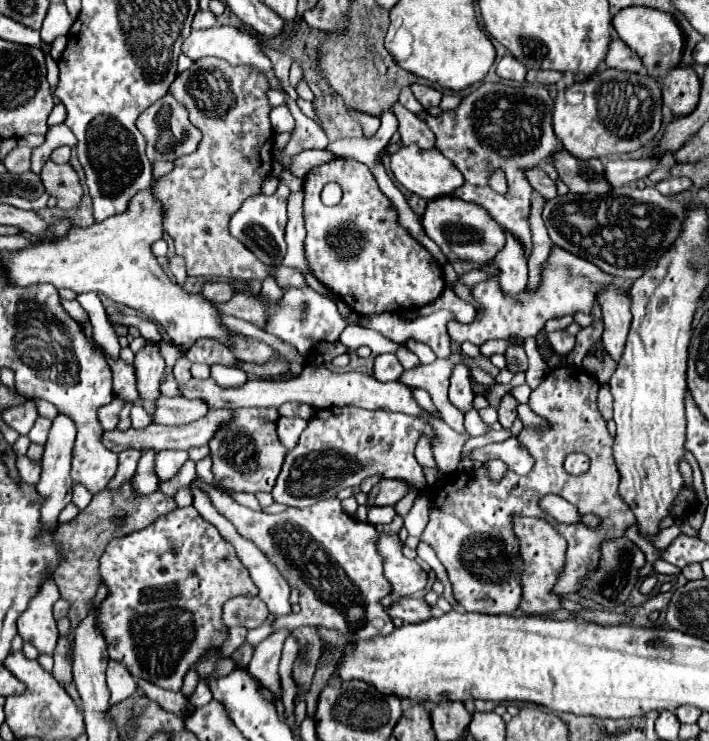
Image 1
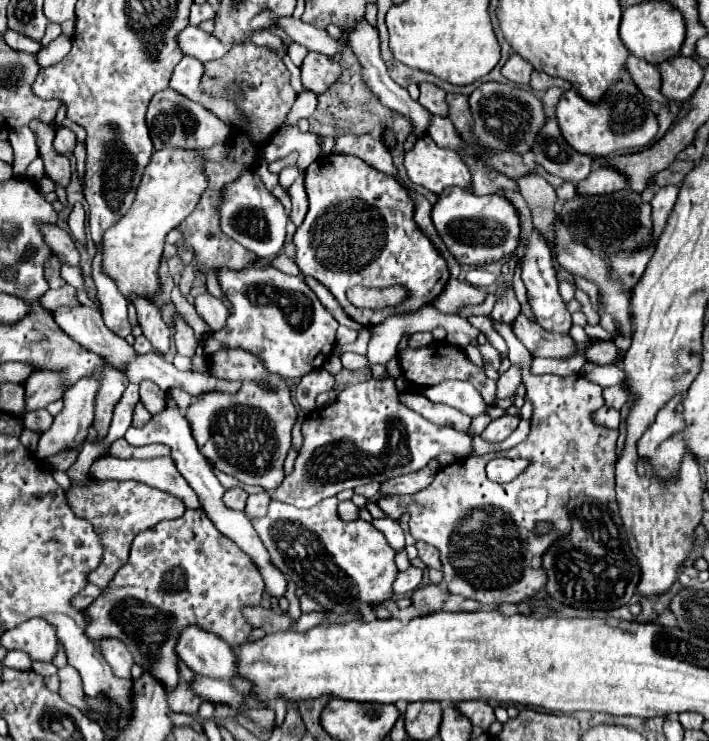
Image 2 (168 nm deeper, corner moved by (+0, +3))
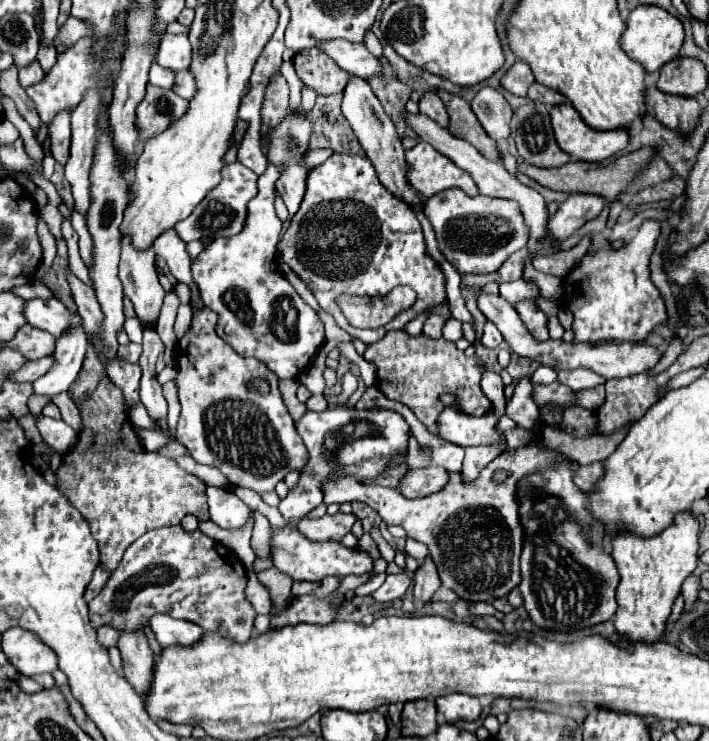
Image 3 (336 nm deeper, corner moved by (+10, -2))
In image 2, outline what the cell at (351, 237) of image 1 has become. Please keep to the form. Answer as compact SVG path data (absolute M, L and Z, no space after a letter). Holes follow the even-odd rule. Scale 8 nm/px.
M326 155L316 159L306 169L306 193L310 199L310 207L304 223L296 229L292 237L296 249L296 265L302 275L310 275L316 281L320 281L324 287L328 287L328 291L336 297L336 301L340 303L340 307L346 311L348 317L352 317L360 325L368 325L368 327L380 325L390 315L412 313L422 305L432 303L442 293L450 277L448 265L444 257L438 253L438 249L432 245L432 241L416 225L414 203L410 195L404 191L404 187L392 175L386 175L370 167L360 157L354 155ZM354 285L376 287L376 289L404 285L410 291L410 297L396 307L386 307L380 311L358 309L346 299L346 289Z

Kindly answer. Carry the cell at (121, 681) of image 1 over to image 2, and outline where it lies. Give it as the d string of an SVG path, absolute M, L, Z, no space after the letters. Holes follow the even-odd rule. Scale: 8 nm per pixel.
M102 639L100 641L100 649L104 651L104 659L108 659L112 671L116 671L116 675L124 675L130 677L130 667L132 667L132 655L126 649L126 645L120 639Z

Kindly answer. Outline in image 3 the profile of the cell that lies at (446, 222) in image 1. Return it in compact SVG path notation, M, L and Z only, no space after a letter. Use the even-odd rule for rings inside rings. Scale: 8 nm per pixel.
M450 188L428 198L424 214L436 232L440 252L460 274L496 272L510 254L524 248L528 242L528 228L522 220L522 212L518 204L510 200L498 200L482 194L472 198L458 188Z

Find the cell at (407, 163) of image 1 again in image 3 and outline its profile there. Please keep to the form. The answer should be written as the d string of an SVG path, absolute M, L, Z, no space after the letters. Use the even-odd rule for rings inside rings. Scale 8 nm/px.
M418 142L406 152L408 172L406 178L410 186L424 198L448 188L460 188L470 196L478 196L478 188L470 174L458 168L450 158L436 152L428 142Z

